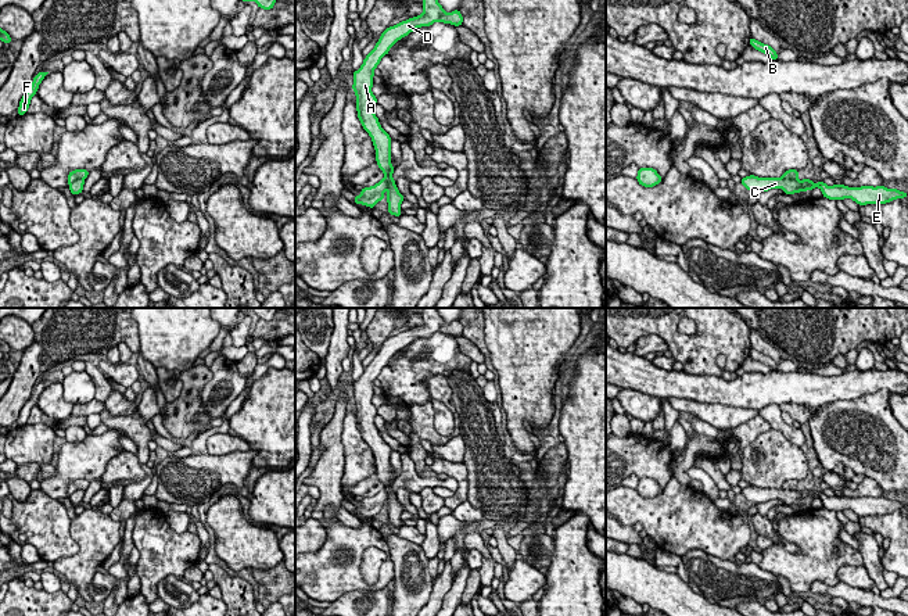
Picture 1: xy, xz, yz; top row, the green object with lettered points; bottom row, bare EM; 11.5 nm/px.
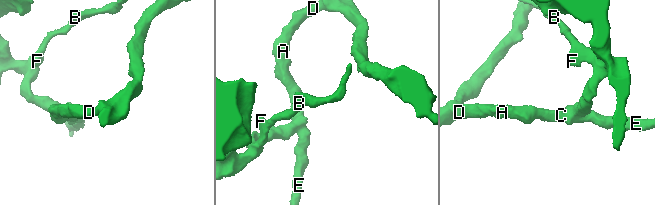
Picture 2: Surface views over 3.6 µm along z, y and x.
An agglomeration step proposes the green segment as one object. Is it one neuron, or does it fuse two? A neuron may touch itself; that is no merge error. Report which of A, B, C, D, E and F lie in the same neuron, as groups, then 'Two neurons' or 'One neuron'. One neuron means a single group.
Groups: A C D E / B F. Two neurons

